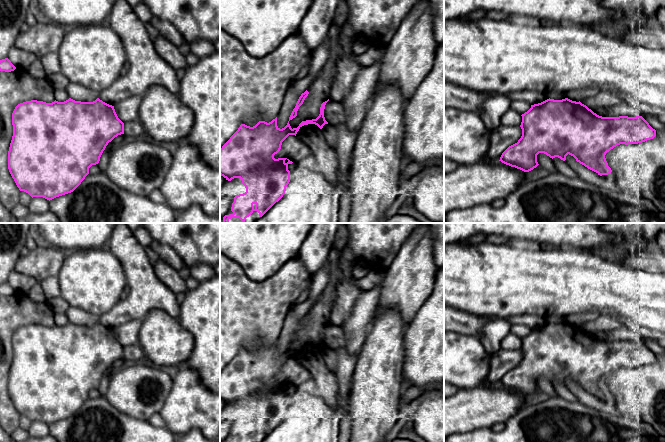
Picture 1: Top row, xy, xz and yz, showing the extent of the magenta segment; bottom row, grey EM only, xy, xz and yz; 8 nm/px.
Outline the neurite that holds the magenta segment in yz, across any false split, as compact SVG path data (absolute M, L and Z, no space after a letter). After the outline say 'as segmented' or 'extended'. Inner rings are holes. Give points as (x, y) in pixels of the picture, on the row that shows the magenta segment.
M549 98L531 105L531 108L521 116L522 136L517 143L502 153L499 161L524 172L536 168L539 165L537 155L544 153L552 159L558 157L563 161L569 154L598 175L608 175L612 170L605 158L607 152L620 144L638 144L656 136L656 130L642 116L602 117L580 101L568 98L562 100Z | as segmented

